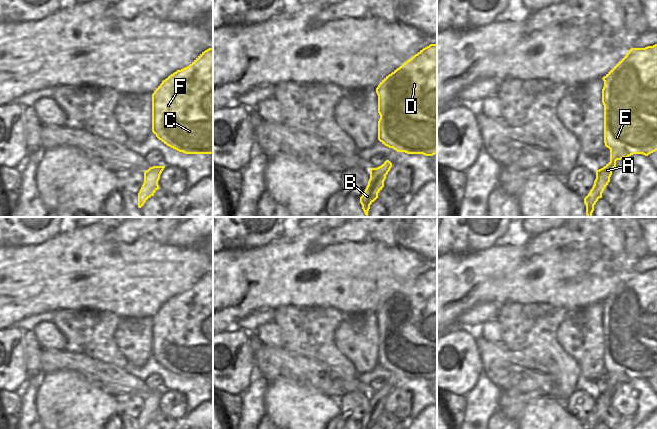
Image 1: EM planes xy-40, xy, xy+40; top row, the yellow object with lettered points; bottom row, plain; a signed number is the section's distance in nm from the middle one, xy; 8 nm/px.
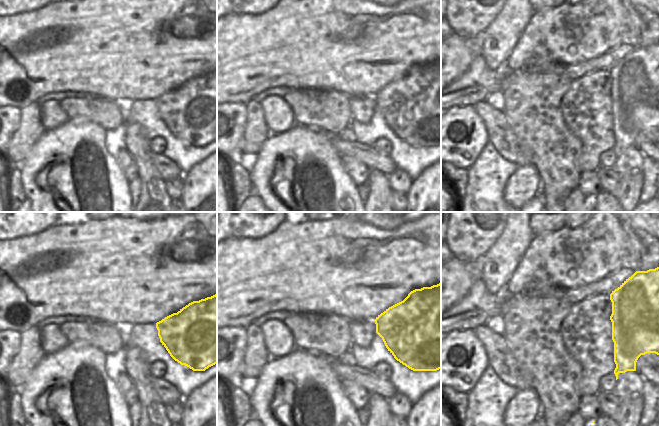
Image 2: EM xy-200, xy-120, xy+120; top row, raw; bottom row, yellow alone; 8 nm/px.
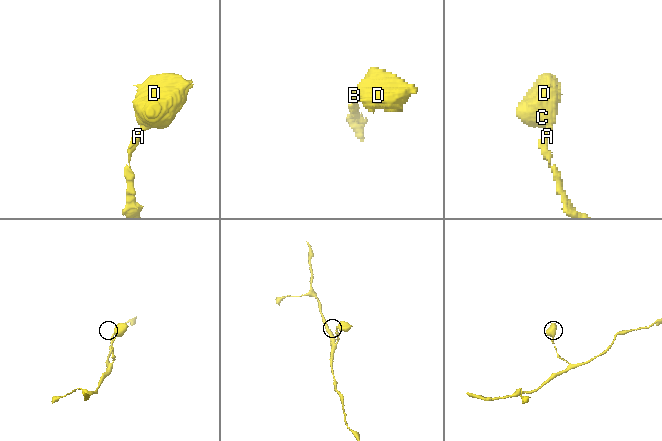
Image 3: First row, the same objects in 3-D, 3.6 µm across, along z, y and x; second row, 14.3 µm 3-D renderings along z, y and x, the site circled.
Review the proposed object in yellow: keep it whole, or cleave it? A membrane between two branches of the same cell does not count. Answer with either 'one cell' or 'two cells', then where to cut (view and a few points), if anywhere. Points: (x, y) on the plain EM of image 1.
one cell | no cut

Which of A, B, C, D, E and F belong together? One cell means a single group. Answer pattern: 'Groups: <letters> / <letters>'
Groups: A B C D E F

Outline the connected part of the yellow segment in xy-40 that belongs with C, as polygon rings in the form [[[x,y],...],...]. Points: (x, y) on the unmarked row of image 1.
[[[213,272],[189,290],[168,300],[152,318],[152,356],[167,370],[185,378],[213,378]]]

